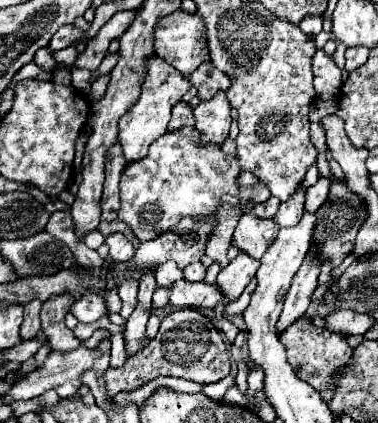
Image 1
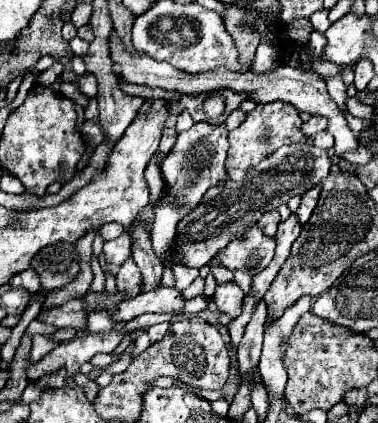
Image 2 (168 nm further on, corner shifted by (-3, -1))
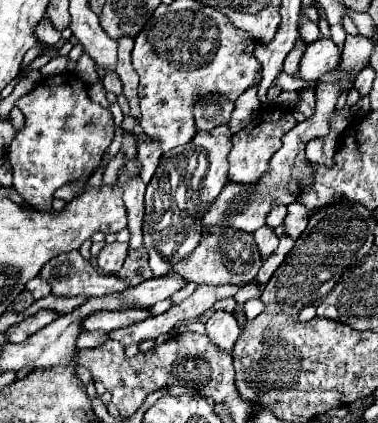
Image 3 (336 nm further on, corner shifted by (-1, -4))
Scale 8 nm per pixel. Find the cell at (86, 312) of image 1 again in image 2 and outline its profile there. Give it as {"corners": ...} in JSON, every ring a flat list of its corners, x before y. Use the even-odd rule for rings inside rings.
{"corners":[[74,298,68,300,60,306,52,306,48,310,42,310,38,314,38,320,56,328,64,328,64,326,84,326,86,324,86,314,82,308,82,300]]}

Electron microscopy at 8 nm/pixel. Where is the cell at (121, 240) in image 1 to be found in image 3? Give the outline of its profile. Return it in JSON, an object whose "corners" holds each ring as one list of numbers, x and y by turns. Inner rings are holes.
{"corners":[[118,241,106,243,104,249,102,249,100,255,98,255,98,267,100,267,104,273,114,275,114,273,124,265,126,253,128,253,128,243,118,243]]}

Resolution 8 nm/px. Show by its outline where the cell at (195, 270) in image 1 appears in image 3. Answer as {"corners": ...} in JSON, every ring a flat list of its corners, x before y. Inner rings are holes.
{"corners":[[218,125,212,131,198,131,186,145,164,153,152,181,146,187,146,213,142,229,148,263,156,277,174,273,174,265,198,247,200,219,228,183,228,153,232,149,232,139,220,143,218,137,232,137,232,131,226,125]]}

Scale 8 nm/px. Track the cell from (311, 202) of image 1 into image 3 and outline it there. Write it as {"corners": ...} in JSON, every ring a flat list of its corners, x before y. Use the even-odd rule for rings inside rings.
{"corners":[[296,201,288,207,288,215,284,219,284,225,286,225,286,231,290,237,300,237,300,233,306,229,306,223,308,223,308,209]]}

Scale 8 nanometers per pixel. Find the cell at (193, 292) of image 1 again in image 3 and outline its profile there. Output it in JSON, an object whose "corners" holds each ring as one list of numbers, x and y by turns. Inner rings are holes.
{"corners":[[126,309,126,311,96,311,84,319,84,331,114,331,140,323,150,315,150,309]]}

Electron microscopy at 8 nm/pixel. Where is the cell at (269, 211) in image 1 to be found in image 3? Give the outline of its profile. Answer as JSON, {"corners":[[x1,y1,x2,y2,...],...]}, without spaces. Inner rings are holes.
{"corners":[[262,225,260,229,256,229,254,231,254,241,258,243,262,259,266,259,270,253,274,253,276,245,278,245,278,237,276,237,276,233,270,225]]}

